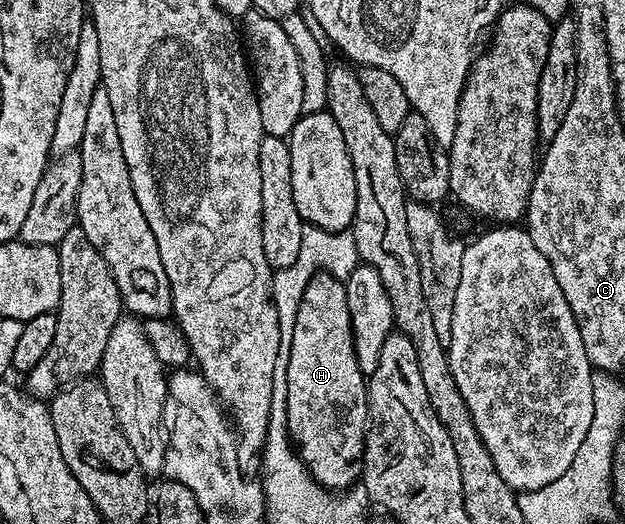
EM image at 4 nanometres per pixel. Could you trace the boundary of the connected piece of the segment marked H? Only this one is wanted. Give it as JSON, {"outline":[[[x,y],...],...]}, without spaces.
{"outline":[[[318,272],[301,297],[291,348],[287,360],[287,424],[289,436],[311,476],[326,490],[340,492],[360,479],[365,453],[365,429],[369,426],[369,387],[367,375],[359,368],[353,343],[353,321],[347,308],[346,283],[334,274]]]}

